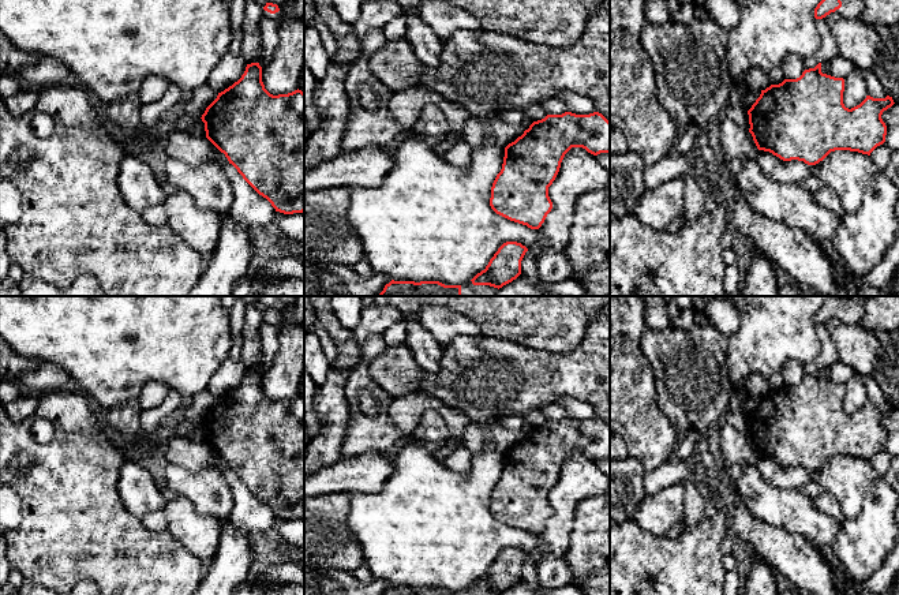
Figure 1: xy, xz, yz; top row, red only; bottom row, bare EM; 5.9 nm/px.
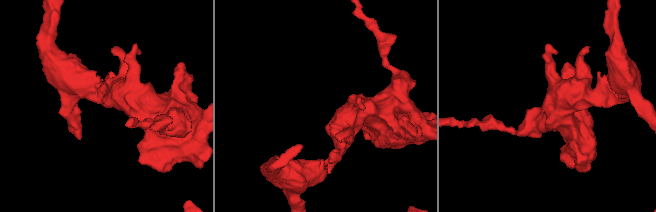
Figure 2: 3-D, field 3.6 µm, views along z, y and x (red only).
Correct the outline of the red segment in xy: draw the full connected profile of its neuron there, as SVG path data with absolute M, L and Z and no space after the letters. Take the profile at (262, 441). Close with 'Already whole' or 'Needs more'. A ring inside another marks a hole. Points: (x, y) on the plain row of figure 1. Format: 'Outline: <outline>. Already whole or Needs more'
Outline: M251 368L237 388L218 398L201 424L205 429L206 444L276 517L284 520L304 517L304 398L301 396L270 400L262 388L262 373L259 368Z. Already whole

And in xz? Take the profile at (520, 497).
Outline: M565 418L533 427L505 453L502 475L491 493L491 514L539 535L552 514L548 493L572 453L583 453L593 461L610 459L610 427L599 418Z. Already whole

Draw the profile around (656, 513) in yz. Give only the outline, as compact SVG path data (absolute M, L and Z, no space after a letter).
M674 484L656 495L649 495L637 506L634 521L655 535L666 532L683 517L686 491L682 484Z

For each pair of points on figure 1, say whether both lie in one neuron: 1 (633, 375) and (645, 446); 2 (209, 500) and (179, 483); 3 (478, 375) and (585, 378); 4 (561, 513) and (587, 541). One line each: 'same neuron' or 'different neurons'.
1: same neuron
2: same neuron
3: same neuron
4: different neurons

